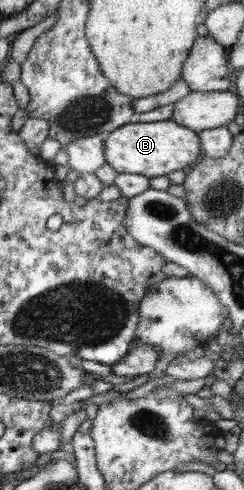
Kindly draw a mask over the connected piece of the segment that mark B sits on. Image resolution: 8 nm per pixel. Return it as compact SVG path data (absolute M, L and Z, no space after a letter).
M173 120L150 123L138 121L117 128L116 131L106 133L104 157L106 163L121 174L142 174L147 176L147 178L165 176L172 174L175 170L190 168L195 165L195 162L198 162L197 158L201 154L201 150L199 150L199 137L193 129L185 128L184 125L177 124Z

